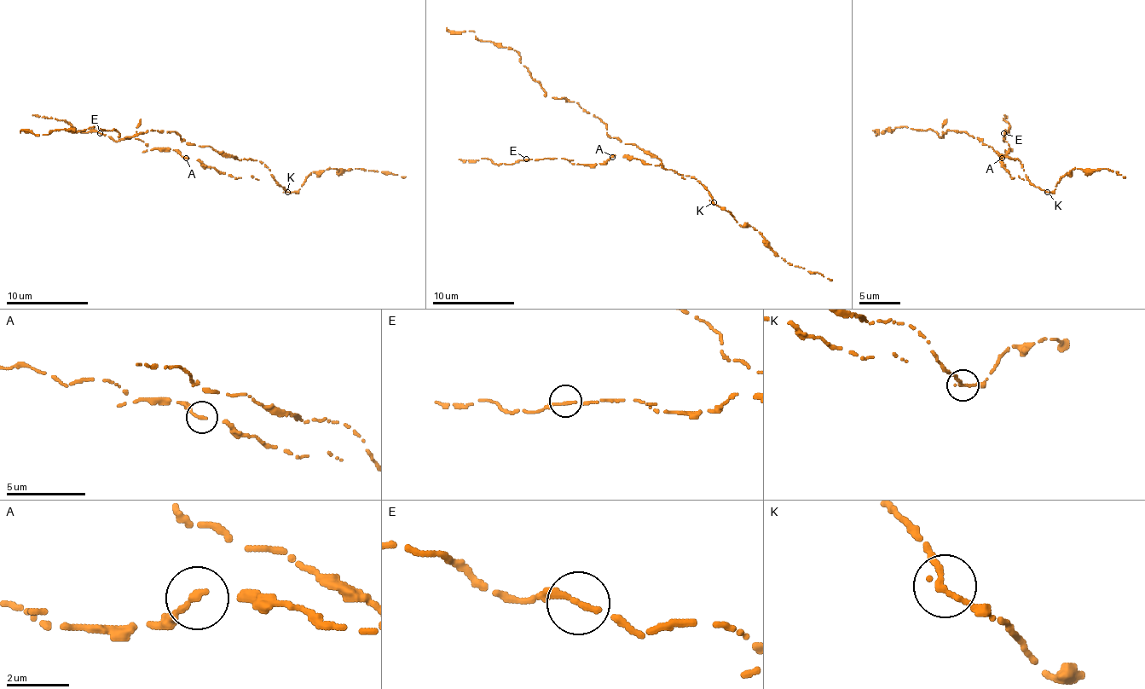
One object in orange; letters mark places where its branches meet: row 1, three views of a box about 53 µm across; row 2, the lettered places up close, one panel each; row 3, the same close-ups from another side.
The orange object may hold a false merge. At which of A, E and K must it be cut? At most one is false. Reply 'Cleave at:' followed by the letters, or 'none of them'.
Cleave at: K

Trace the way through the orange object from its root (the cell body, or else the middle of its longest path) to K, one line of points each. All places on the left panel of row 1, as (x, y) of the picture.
K: (216, 151), (239, 159), (262, 162), (270, 170), (272, 178), (286, 193)

